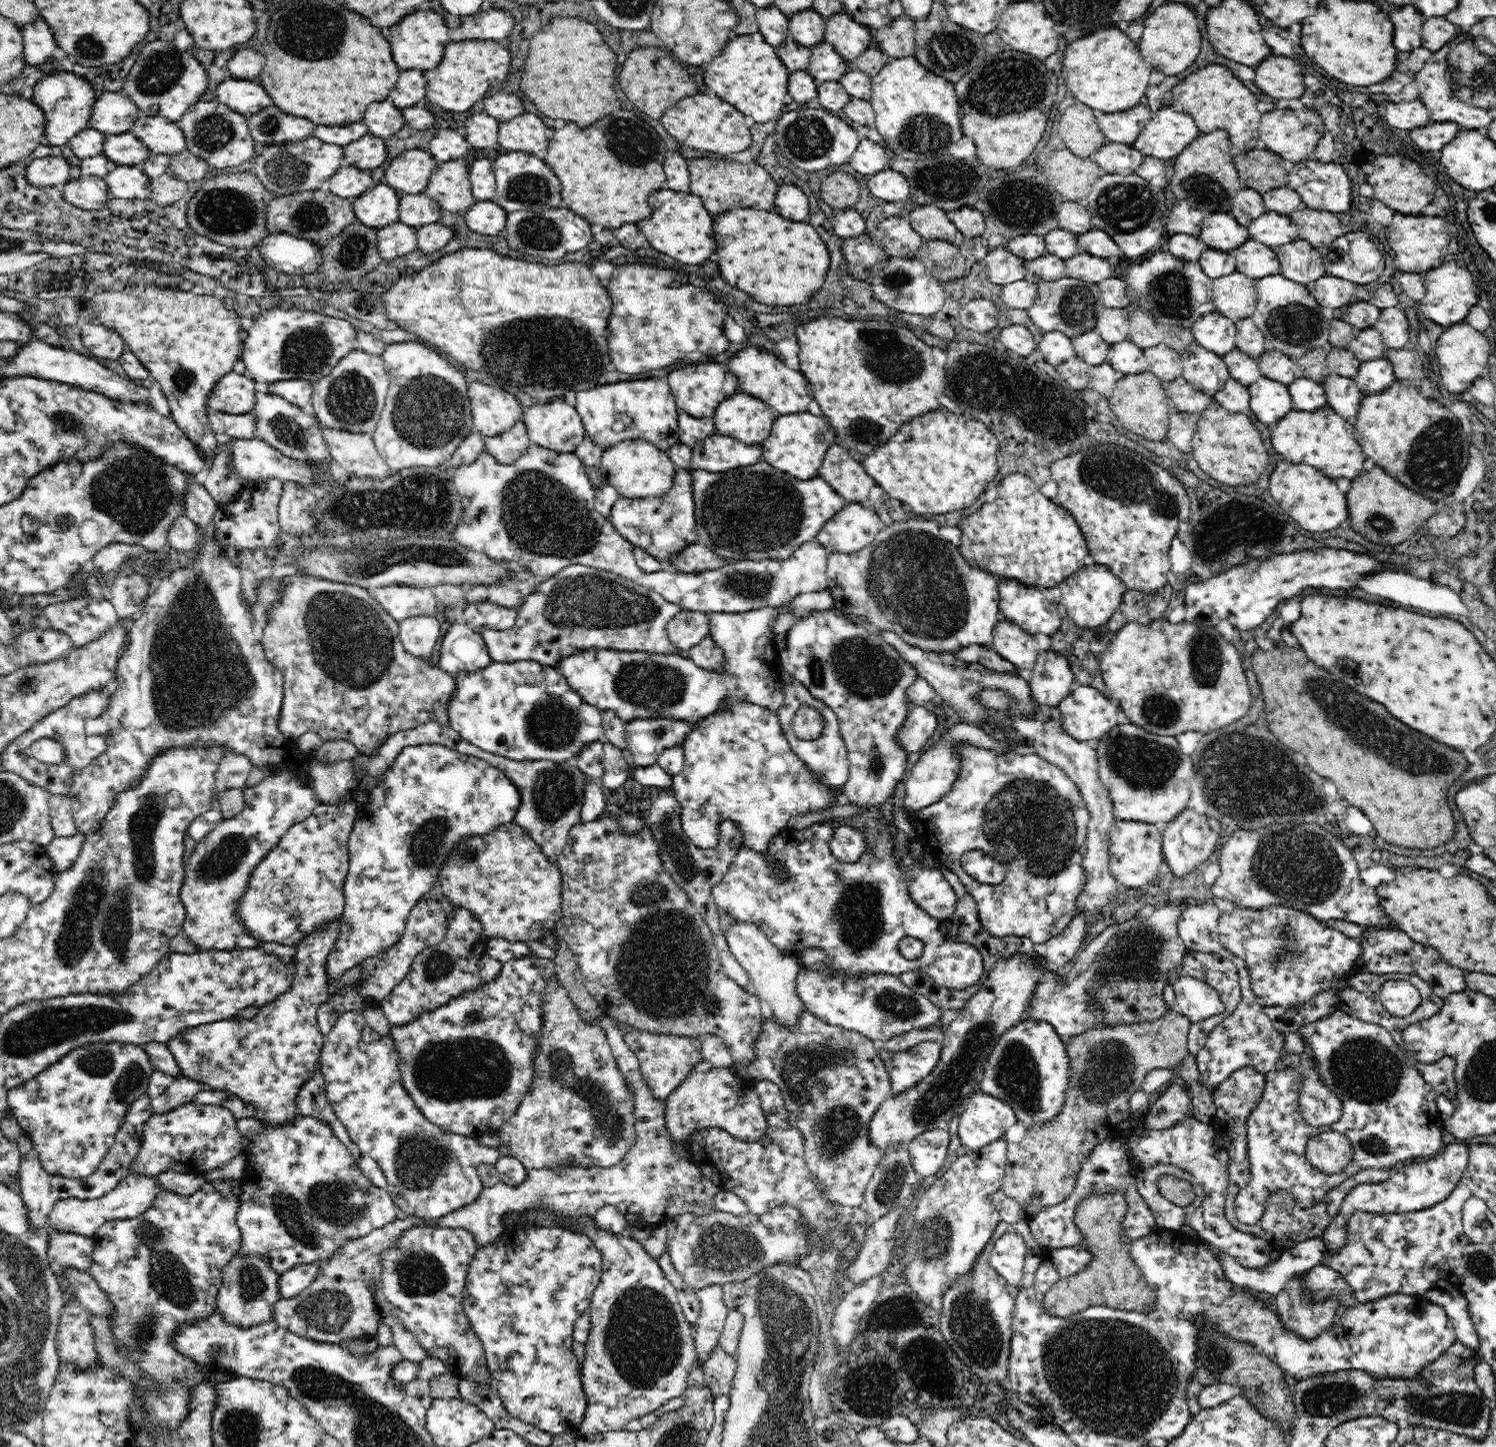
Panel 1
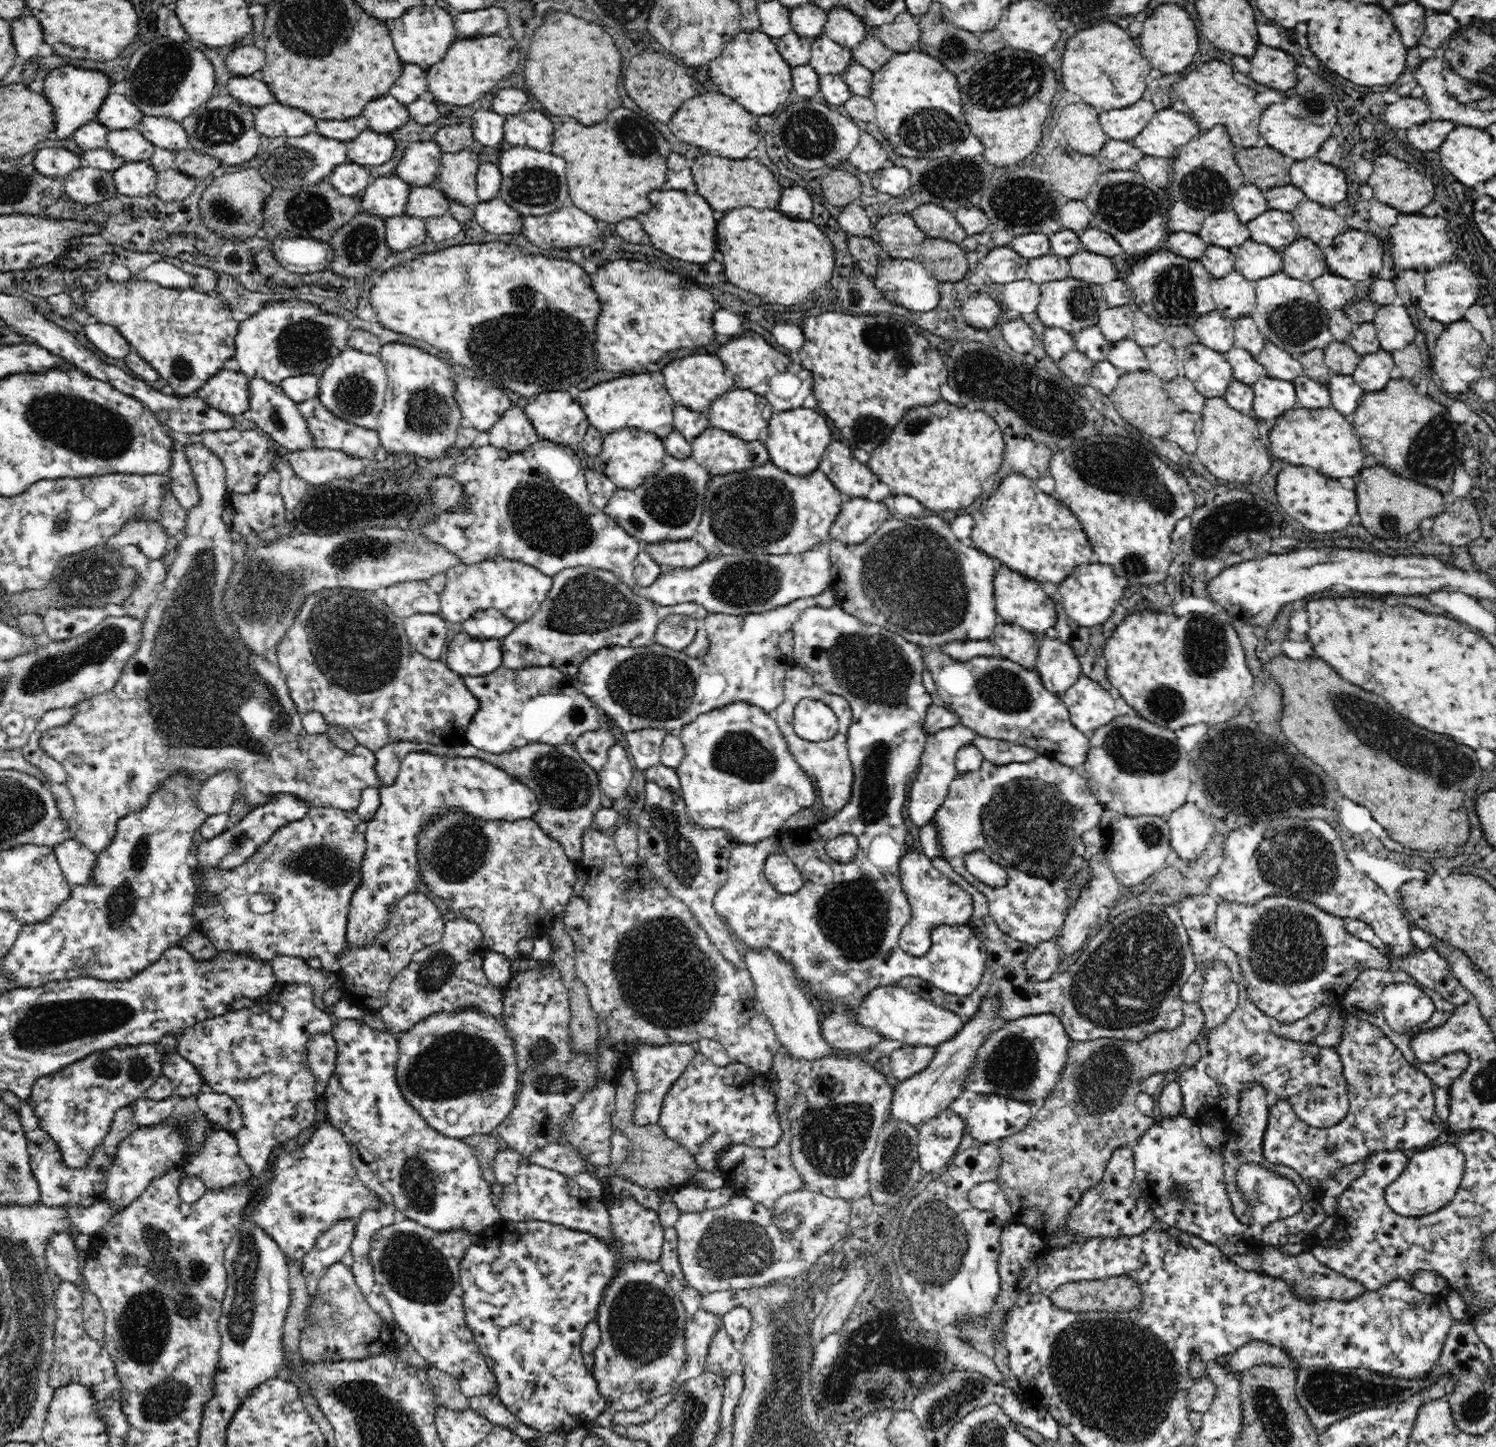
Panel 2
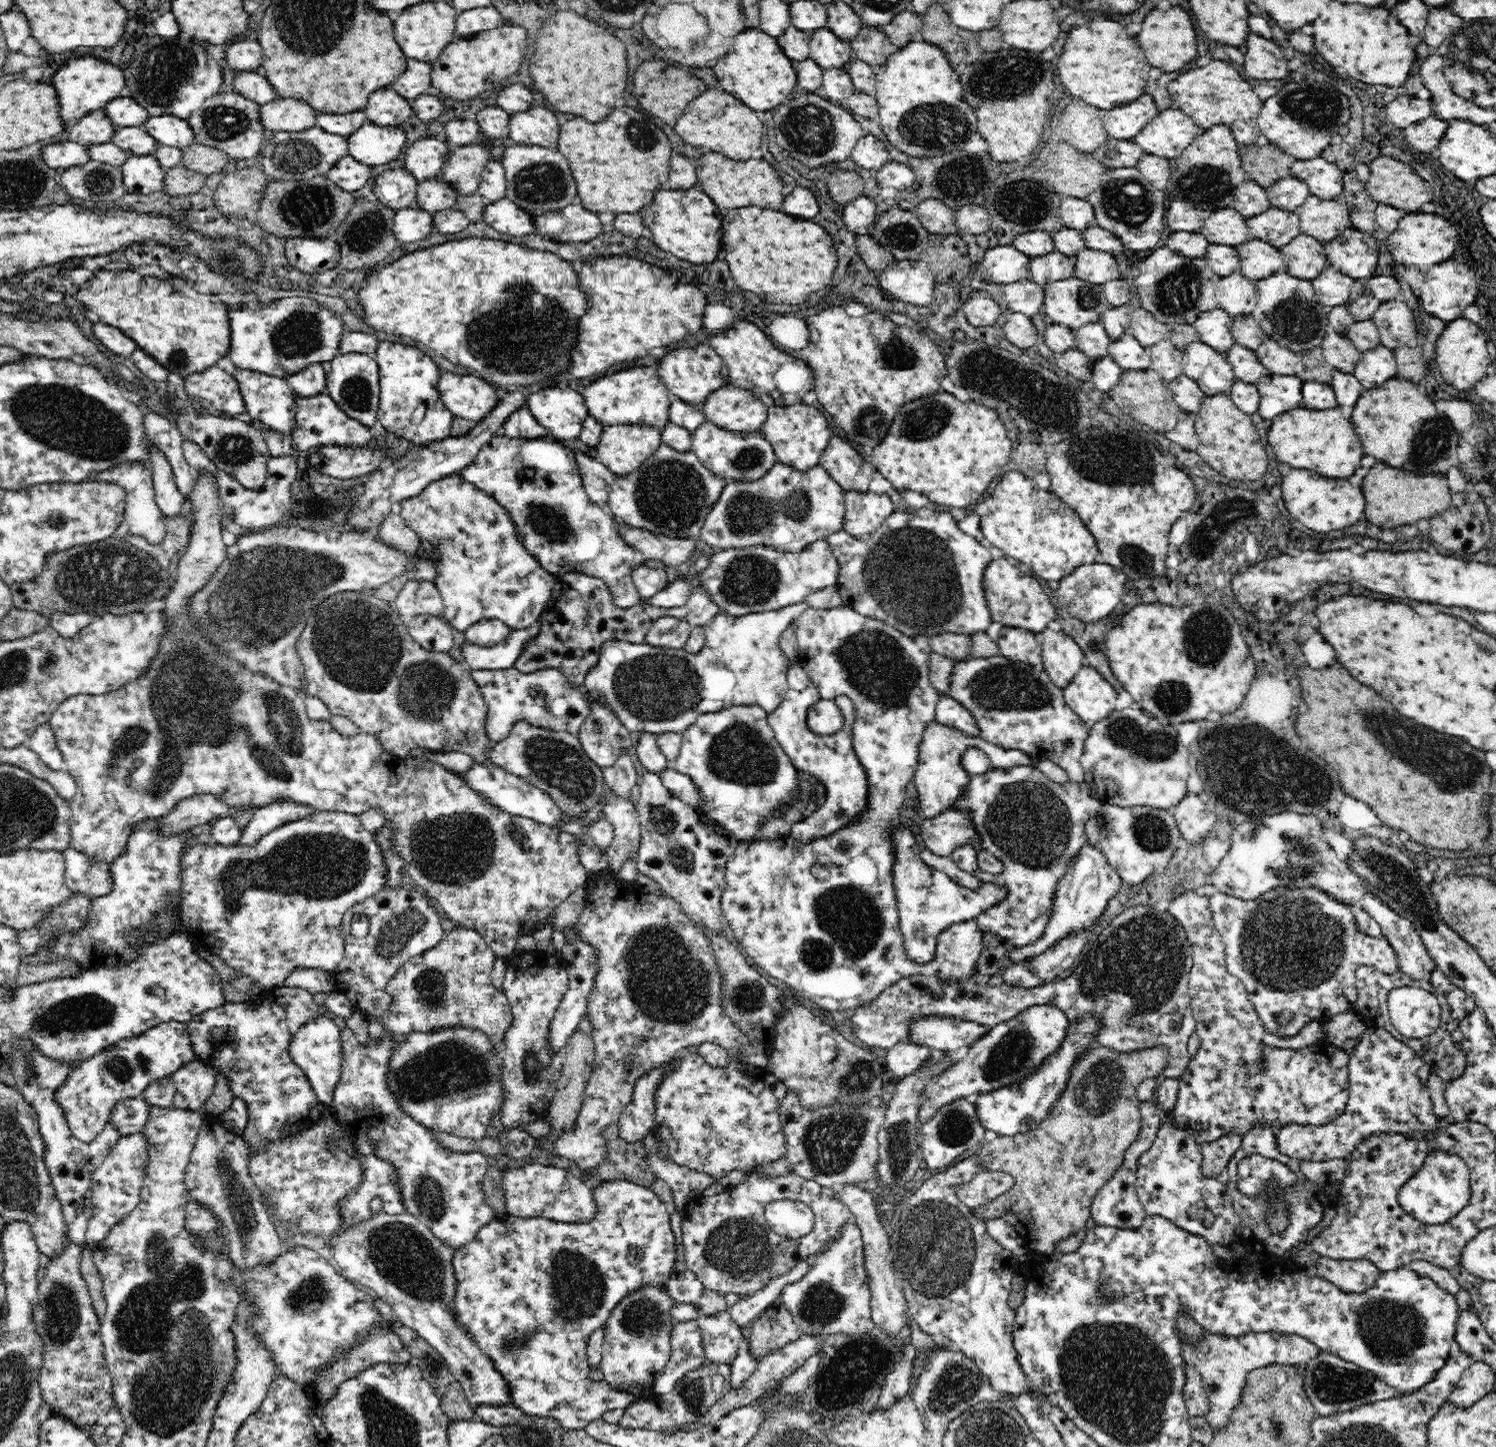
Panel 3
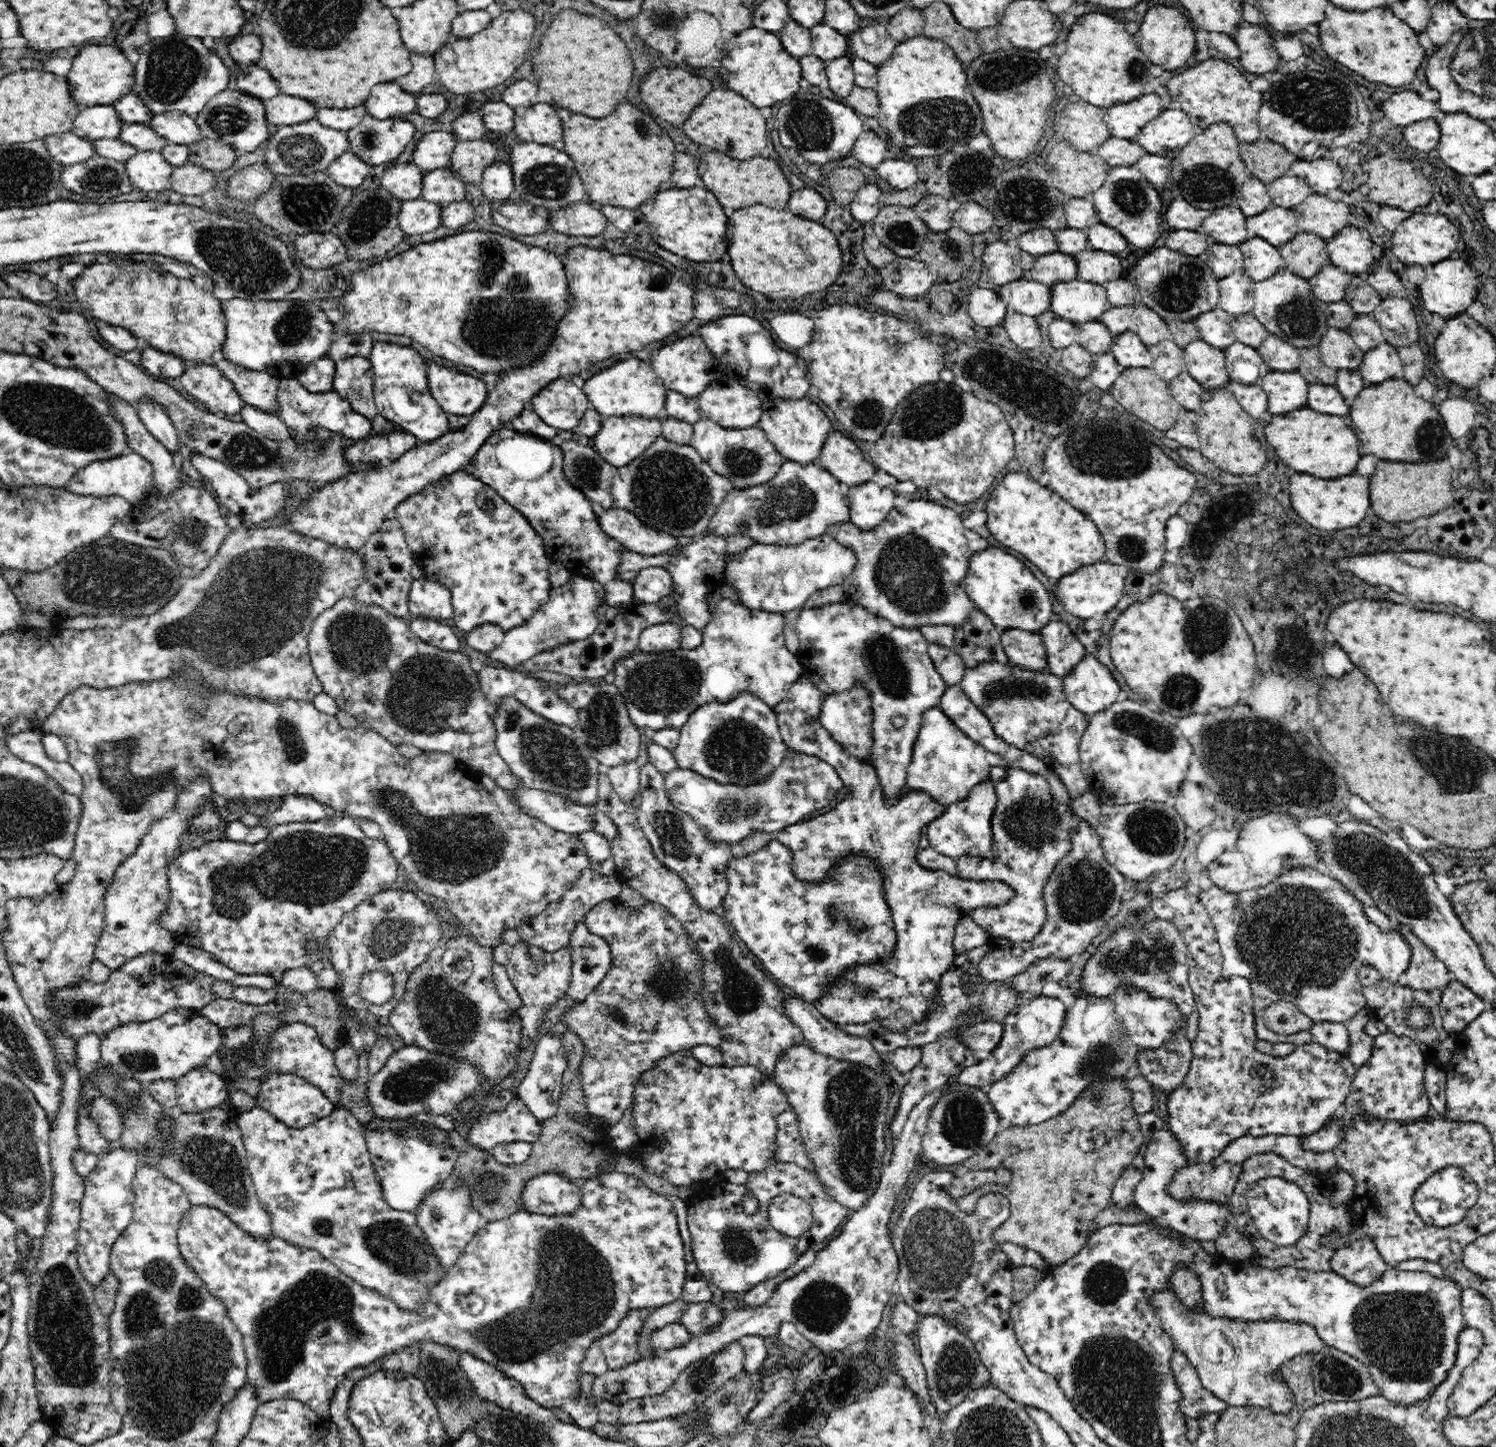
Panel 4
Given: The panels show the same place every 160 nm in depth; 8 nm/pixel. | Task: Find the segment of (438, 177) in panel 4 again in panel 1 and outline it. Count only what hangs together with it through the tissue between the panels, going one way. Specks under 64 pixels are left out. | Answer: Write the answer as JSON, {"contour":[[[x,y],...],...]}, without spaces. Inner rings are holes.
{"contour":[[[426,193],[400,194],[398,198],[398,220],[420,228],[421,225],[438,223],[441,207]]]}

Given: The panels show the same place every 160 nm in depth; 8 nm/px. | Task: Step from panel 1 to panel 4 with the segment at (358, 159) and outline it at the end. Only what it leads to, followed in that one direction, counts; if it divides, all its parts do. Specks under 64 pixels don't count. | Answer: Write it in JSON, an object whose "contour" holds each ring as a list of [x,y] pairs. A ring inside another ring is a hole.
{"contour":[[[370,115],[364,116],[358,126],[347,131],[349,150],[369,165],[389,164],[398,158],[409,145],[414,136],[414,125],[403,119],[377,119]]]}

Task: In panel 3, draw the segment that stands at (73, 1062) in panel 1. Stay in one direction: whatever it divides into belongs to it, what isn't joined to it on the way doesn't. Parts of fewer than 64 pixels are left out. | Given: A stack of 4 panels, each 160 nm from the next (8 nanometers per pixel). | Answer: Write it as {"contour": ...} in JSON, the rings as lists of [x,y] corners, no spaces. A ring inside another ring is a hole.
{"contour":[[[163,1022],[145,1030],[141,1035],[132,1039],[123,1039],[122,1043],[114,1044],[84,1062],[76,1065],[64,1084],[57,1089],[56,1099],[65,1110],[65,1118],[70,1132],[82,1142],[92,1142],[111,1121],[111,1110],[125,1098],[136,1098],[143,1094],[146,1087],[158,1078],[168,1077],[177,1072],[186,1062],[198,1061],[197,1053],[193,1050],[192,1039],[189,1037],[187,1023]]]}

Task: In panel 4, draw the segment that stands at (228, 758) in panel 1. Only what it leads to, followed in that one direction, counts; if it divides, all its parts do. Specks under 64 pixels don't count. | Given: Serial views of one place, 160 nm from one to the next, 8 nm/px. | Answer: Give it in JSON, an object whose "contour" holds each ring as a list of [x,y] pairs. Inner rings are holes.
{"contour":[[[208,779],[192,781],[177,798],[171,812],[149,826],[133,856],[126,859],[115,871],[113,882],[105,892],[105,927],[95,948],[95,958],[111,970],[120,968],[126,960],[140,956],[148,950],[162,954],[171,953],[177,945],[171,931],[163,928],[160,916],[167,911],[170,898],[170,880],[167,871],[173,861],[174,851],[186,832],[188,820],[203,810],[204,799],[212,801],[212,789]]]}

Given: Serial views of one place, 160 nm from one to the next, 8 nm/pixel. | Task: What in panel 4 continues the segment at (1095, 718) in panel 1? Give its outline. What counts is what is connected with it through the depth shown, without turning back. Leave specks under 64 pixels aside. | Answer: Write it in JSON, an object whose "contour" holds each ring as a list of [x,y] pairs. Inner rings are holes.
{"contour":[[[1086,654],[1070,674],[1064,675],[1062,683],[1068,702],[1087,716],[1112,706],[1121,690],[1108,667],[1092,654]]]}

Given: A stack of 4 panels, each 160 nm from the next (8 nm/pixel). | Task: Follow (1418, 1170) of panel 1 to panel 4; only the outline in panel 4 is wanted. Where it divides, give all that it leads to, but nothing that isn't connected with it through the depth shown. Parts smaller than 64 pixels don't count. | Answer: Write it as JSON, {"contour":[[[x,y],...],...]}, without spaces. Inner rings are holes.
{"contour":[[[1450,1165],[1438,1170],[1418,1186],[1413,1193],[1412,1204],[1416,1214],[1426,1224],[1446,1227],[1460,1222],[1479,1197],[1479,1190],[1473,1178],[1459,1166]]]}

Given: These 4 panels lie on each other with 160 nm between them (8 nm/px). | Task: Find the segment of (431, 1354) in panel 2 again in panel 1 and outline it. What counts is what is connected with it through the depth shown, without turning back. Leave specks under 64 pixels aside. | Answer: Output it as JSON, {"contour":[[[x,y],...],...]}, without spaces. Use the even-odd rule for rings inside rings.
{"contour":[[[411,1227],[396,1239],[394,1247],[381,1254],[380,1287],[391,1305],[392,1316],[415,1335],[429,1357],[442,1360],[459,1378],[491,1384],[482,1342],[471,1330],[462,1304],[467,1270],[479,1246],[466,1229]]]}

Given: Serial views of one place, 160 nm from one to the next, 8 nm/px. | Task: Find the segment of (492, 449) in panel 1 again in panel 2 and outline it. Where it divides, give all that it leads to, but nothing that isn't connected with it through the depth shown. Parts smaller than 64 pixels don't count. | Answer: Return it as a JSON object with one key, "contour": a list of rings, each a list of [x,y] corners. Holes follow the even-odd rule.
{"contour":[[[513,407],[506,411],[505,415],[488,432],[489,445],[501,447],[510,454],[523,451],[527,446],[540,440],[541,438],[538,437],[521,408]]]}

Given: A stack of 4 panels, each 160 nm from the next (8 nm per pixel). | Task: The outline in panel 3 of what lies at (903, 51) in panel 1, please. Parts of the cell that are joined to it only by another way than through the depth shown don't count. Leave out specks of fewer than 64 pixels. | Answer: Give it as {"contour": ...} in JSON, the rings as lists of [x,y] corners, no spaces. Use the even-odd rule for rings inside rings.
{"contour":[[[912,11],[898,13],[890,24],[879,27],[891,44],[898,48],[920,39],[923,28],[922,16]]]}

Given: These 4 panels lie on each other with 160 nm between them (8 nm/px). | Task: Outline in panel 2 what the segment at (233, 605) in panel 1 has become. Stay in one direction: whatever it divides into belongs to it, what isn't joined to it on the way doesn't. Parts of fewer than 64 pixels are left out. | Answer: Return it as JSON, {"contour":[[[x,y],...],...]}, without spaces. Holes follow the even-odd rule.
{"contour":[[[162,264],[152,266],[152,280],[160,286],[172,286],[172,288],[156,288],[152,284],[136,280],[128,282],[102,282],[98,290],[88,292],[85,296],[85,306],[89,313],[98,319],[99,323],[108,324],[118,329],[118,332],[130,343],[132,351],[140,355],[144,361],[155,368],[159,377],[168,381],[172,387],[173,395],[177,398],[190,398],[197,396],[198,390],[210,381],[220,370],[224,370],[225,362],[233,358],[235,353],[235,336],[240,323],[232,317],[231,308],[220,301],[220,296],[214,293],[204,293],[193,287],[189,275],[180,268],[174,266],[176,274],[170,278],[162,268]],[[204,441],[184,446],[198,485],[199,503],[192,507],[190,512],[187,512],[185,537],[179,544],[180,548],[177,548],[178,555],[176,560],[166,569],[163,587],[145,614],[145,619],[142,622],[141,646],[126,661],[121,677],[118,678],[118,682],[112,690],[89,699],[83,699],[82,702],[75,706],[76,712],[72,715],[69,723],[47,730],[46,734],[43,734],[39,740],[41,749],[61,763],[67,772],[66,786],[75,800],[75,812],[68,820],[72,838],[76,839],[78,843],[85,845],[95,855],[102,853],[105,847],[108,847],[110,842],[113,842],[114,835],[117,834],[117,823],[126,814],[138,813],[144,809],[146,802],[149,801],[150,794],[156,792],[166,780],[171,780],[178,772],[186,772],[188,777],[194,777],[195,780],[205,782],[210,777],[213,777],[214,774],[224,772],[225,769],[231,769],[231,772],[234,772],[235,776],[239,778],[239,795],[243,796],[245,801],[252,806],[262,805],[272,800],[272,797],[276,796],[277,793],[288,793],[298,797],[300,801],[306,802],[311,808],[326,806],[354,811],[360,804],[362,790],[368,787],[381,788],[381,781],[377,777],[376,771],[377,758],[374,757],[373,751],[368,750],[365,746],[356,745],[354,750],[346,752],[332,744],[326,733],[321,735],[309,735],[306,733],[302,726],[301,713],[289,695],[285,674],[278,667],[278,663],[270,661],[265,656],[262,657],[250,652],[250,649],[244,644],[244,640],[239,637],[236,623],[229,617],[229,614],[225,611],[225,604],[223,604],[225,588],[236,564],[234,559],[232,559],[232,546],[234,543],[230,537],[231,532],[225,522],[222,521],[224,503],[228,495],[224,465],[209,448],[206,448]]]}

